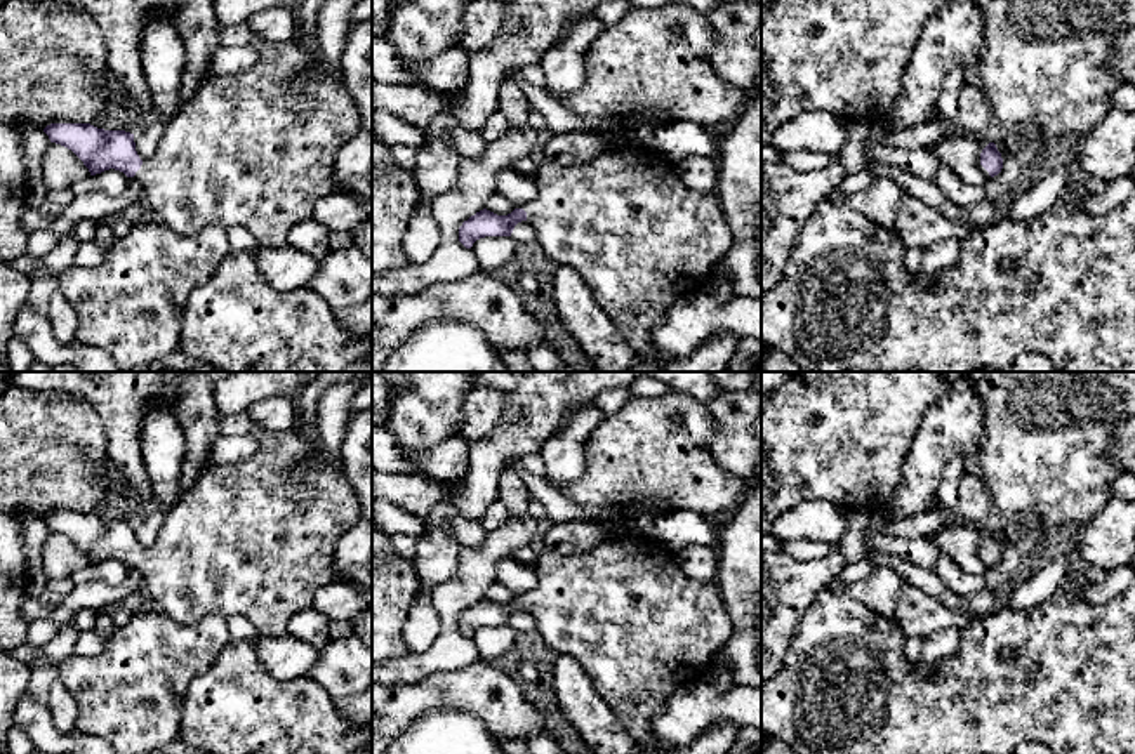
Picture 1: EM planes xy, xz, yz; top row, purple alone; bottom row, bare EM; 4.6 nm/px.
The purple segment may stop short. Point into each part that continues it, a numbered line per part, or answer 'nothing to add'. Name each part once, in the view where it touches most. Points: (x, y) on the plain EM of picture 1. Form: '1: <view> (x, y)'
1: xy (245, 539)

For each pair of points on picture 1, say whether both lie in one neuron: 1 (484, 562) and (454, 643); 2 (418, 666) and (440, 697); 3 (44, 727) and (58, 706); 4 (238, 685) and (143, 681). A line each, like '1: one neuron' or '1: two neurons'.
1: one neuron
2: two neurons
3: two neurons
4: two neurons

